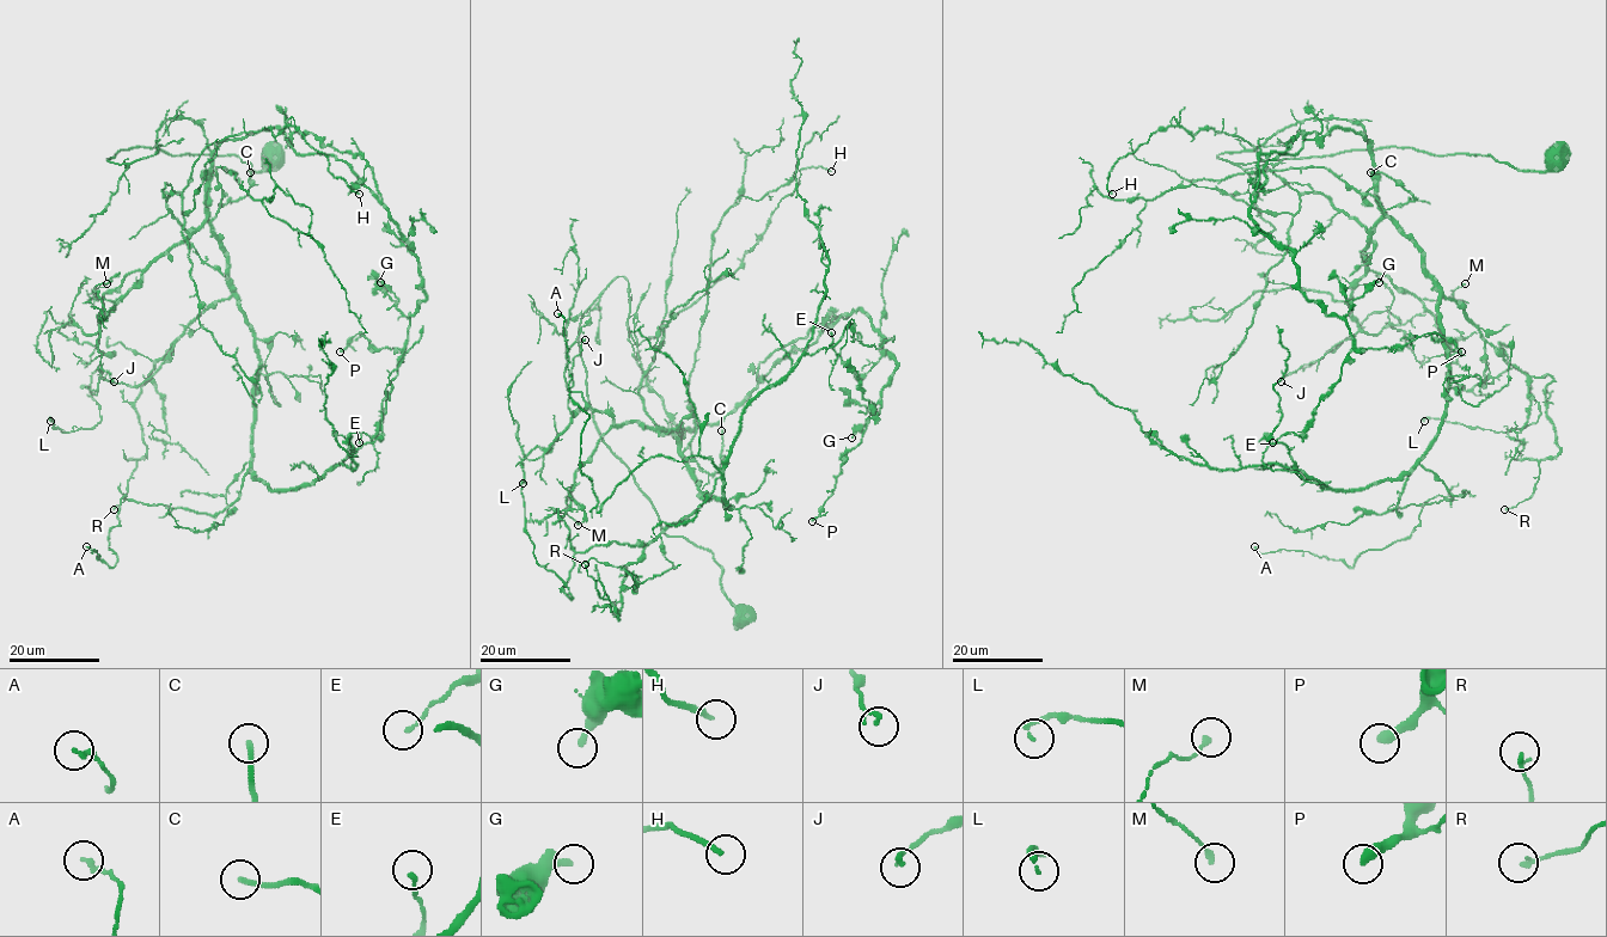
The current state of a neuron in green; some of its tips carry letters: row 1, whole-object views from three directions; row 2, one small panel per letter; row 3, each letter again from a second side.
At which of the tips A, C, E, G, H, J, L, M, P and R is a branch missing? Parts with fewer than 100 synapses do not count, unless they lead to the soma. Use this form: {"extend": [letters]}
{"extend": []}

